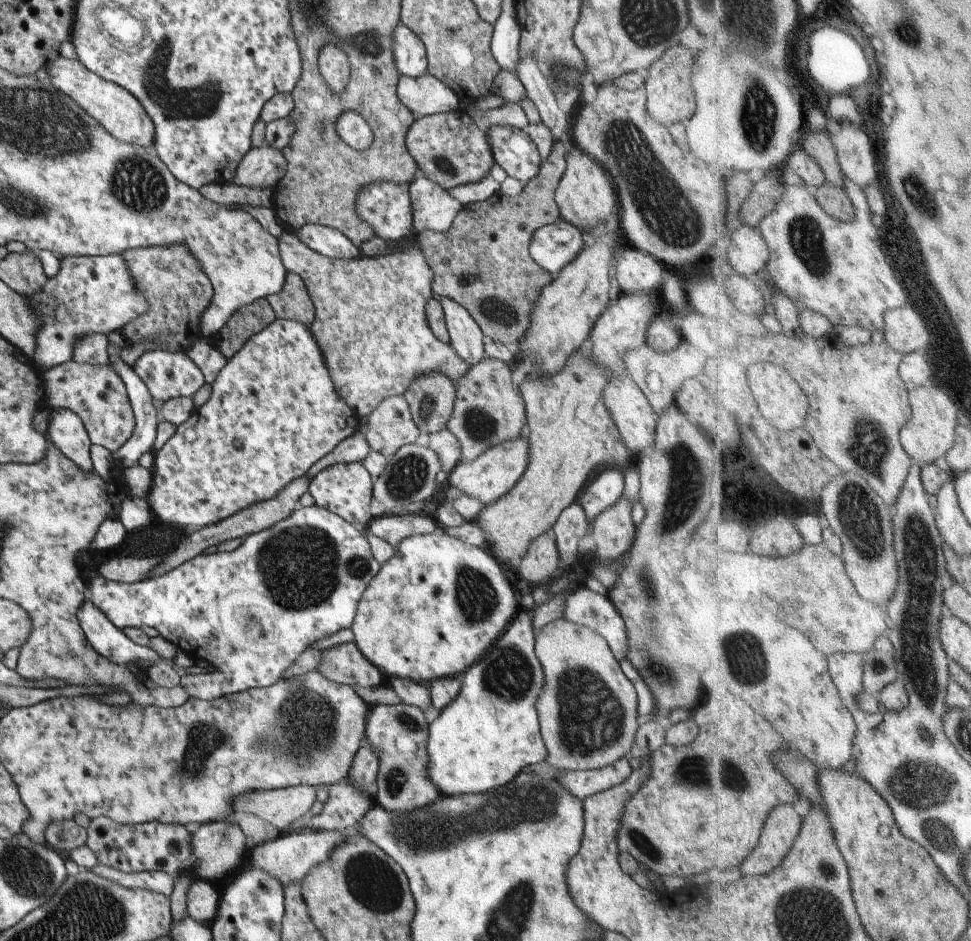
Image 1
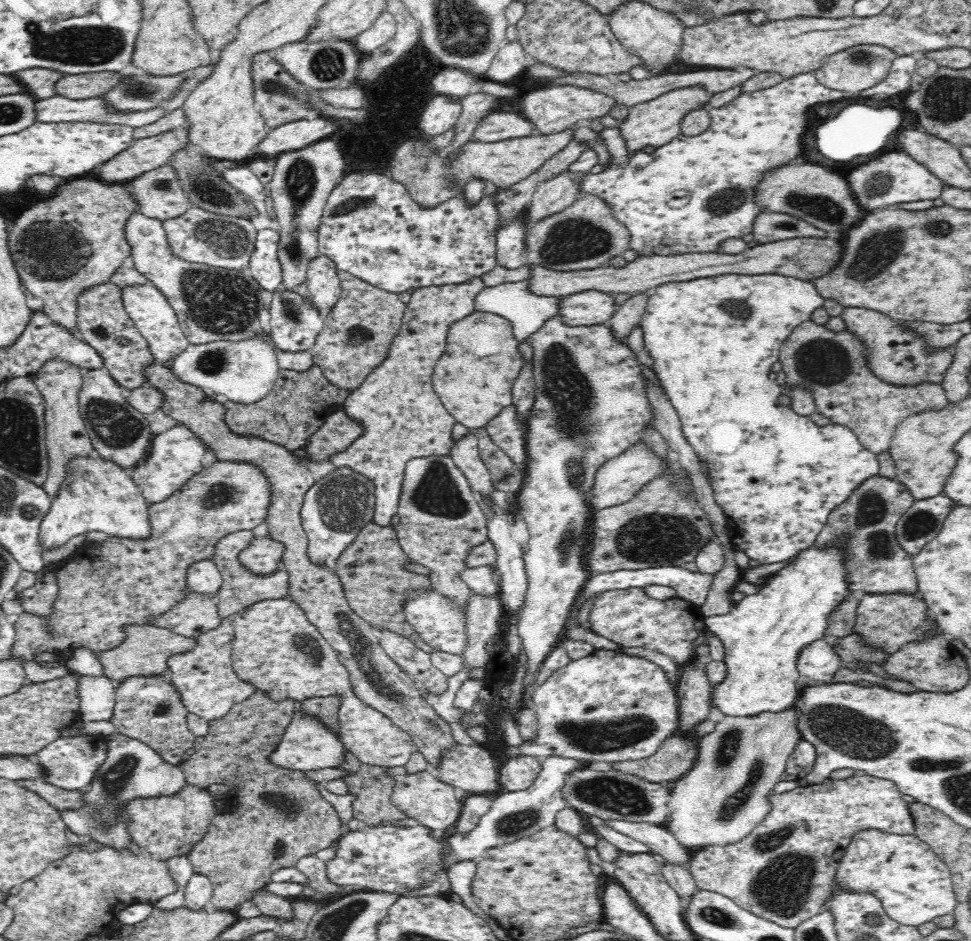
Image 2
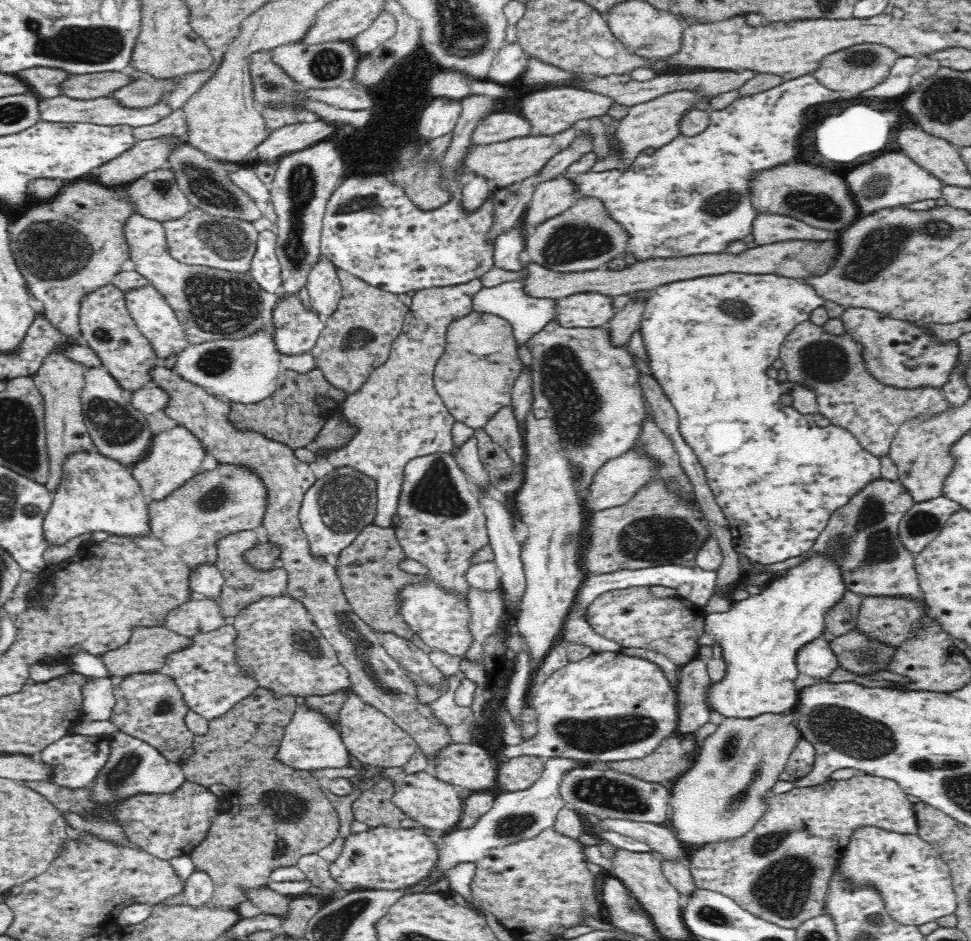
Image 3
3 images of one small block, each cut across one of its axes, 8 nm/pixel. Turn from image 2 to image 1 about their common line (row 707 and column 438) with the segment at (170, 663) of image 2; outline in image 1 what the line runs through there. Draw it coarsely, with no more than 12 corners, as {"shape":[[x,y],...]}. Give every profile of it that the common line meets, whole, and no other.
{"shape":[[417,170],[412,232],[445,232],[462,204]]}

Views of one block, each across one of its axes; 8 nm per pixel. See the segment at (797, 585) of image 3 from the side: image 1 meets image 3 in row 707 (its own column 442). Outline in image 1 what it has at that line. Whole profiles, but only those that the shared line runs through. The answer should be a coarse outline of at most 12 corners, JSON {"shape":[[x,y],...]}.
{"shape":[[531,591],[429,722],[427,780],[489,792],[545,762]]}

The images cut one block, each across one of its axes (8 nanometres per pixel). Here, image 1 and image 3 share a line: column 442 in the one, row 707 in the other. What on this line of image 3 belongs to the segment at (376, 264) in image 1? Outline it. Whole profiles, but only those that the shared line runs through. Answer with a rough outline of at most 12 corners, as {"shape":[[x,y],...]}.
{"shape":[[353,692],[339,712],[345,747],[362,765],[404,766],[415,740]]}

